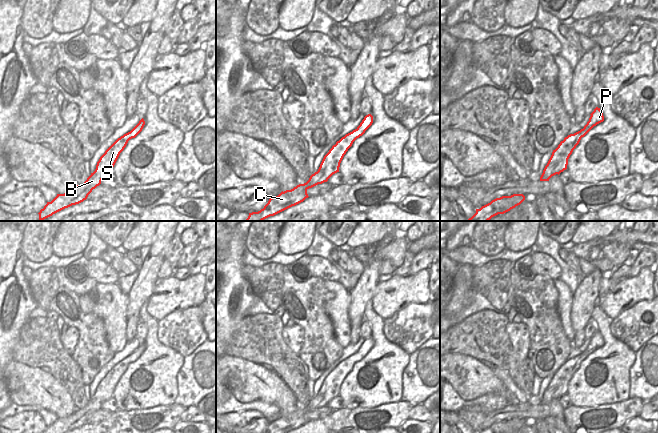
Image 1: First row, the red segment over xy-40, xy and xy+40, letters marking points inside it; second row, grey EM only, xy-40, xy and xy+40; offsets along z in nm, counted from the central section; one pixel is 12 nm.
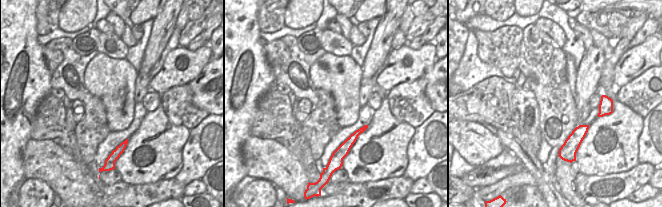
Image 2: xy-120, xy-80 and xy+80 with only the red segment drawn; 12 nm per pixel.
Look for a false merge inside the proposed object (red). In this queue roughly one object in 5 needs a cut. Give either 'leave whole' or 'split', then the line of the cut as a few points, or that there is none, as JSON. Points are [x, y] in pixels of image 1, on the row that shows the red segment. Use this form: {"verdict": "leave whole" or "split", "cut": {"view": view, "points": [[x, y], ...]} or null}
{"verdict": "leave whole", "cut": null}

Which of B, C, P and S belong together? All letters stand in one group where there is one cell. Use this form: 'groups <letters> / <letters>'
groups B C P S

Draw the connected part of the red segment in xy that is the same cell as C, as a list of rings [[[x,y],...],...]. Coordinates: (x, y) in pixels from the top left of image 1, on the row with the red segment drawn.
[[[371,114],[366,115],[355,130],[346,134],[332,146],[324,156],[318,171],[312,174],[306,183],[299,184],[291,190],[282,191],[278,196],[270,198],[263,209],[249,213],[245,221],[263,221],[303,202],[309,197],[307,194],[309,188],[327,182],[333,174],[339,172],[340,163],[348,149],[357,138],[365,133],[372,123],[373,116]]]

